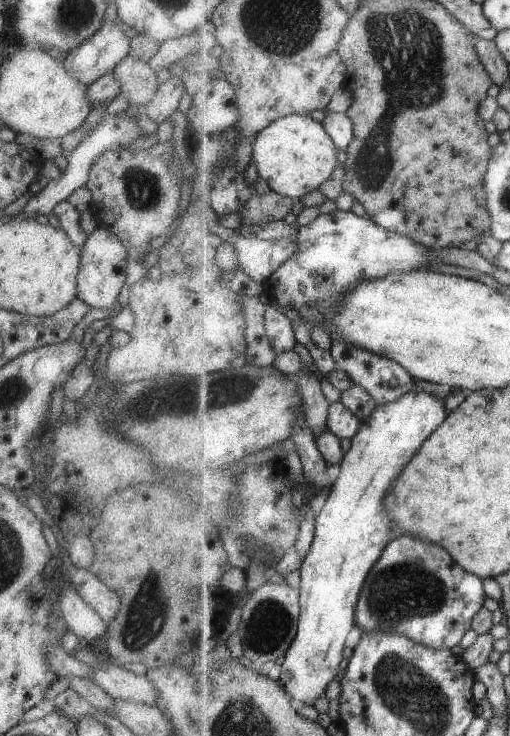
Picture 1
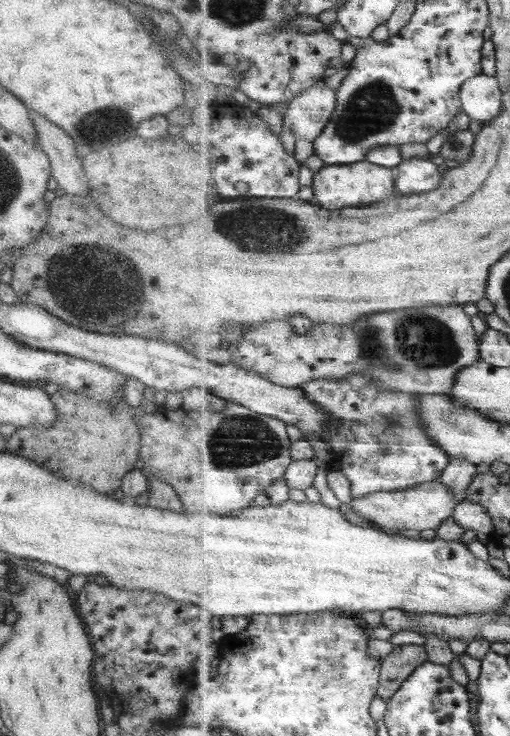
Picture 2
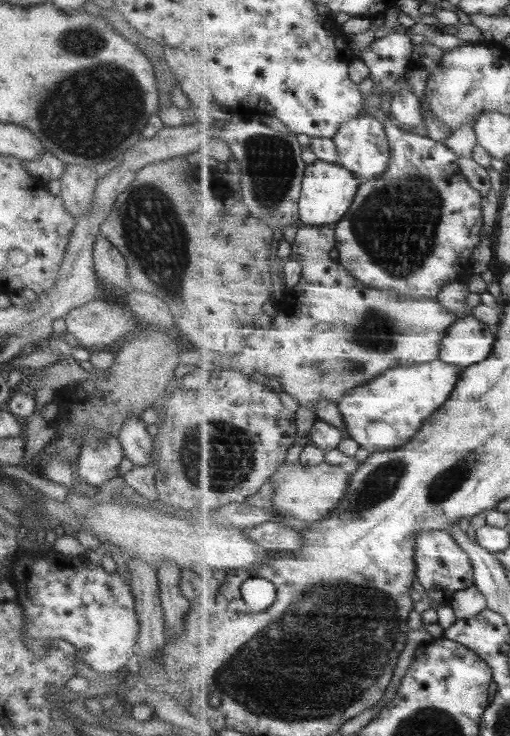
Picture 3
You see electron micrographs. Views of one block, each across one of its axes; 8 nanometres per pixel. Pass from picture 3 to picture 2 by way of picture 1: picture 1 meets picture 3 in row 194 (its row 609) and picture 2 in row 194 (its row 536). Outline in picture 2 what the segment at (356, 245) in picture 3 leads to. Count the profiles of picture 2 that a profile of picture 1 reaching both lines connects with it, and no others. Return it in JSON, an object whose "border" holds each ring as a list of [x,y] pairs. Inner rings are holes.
{"border":[[[419,157],[404,160],[396,169],[394,181],[396,194],[411,196],[437,190],[442,183],[442,174],[433,160]]]}

